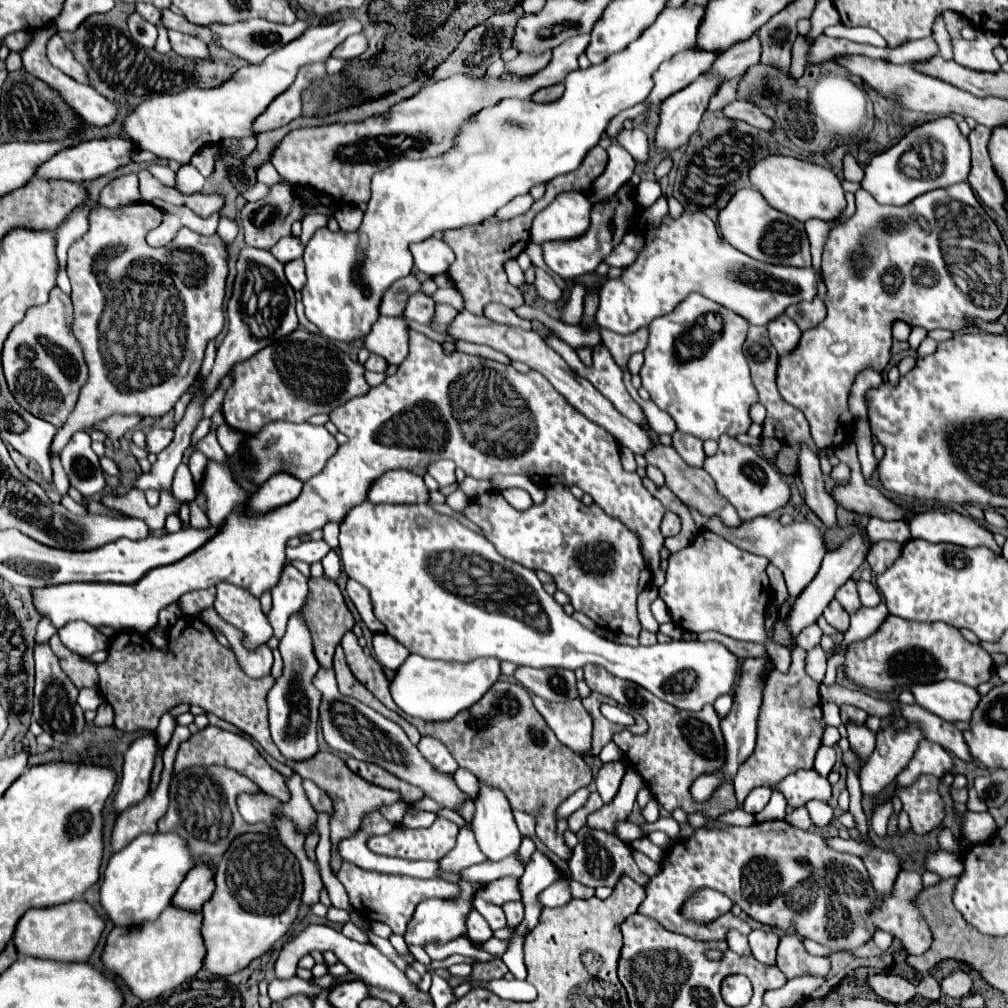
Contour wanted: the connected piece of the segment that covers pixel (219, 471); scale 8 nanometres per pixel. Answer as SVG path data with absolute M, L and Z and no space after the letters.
M211 461L207 465L203 491L207 495L207 517L211 523L225 521L235 503L247 499L247 493L239 487L233 473L217 461Z

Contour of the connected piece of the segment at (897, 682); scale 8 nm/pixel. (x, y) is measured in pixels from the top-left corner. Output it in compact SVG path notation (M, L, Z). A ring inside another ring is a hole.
M889 615L877 633L847 647L845 673L855 683L875 691L943 679L977 687L995 675L995 665L985 649L965 641L959 629L947 623L917 623Z

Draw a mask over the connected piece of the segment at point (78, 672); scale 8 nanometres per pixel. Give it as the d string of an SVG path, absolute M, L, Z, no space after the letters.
M53 635L49 639L49 643L51 643L51 649L55 651L61 667L63 667L63 673L67 673L71 677L71 681L73 681L74 685L77 685L78 689L97 685L99 677L97 677L97 671L95 671L93 663L85 663L85 661L81 661L81 657L77 653L71 653L59 641L59 635Z

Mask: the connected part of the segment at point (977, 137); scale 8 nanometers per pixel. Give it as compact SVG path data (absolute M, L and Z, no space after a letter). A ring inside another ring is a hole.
M977 125L969 133L971 143L971 173L969 173L969 185L975 191L975 195L981 199L983 207L993 209L997 215L1005 217L1003 205L1005 205L1005 191L1003 185L991 167L991 159L987 153L987 141L989 141L991 129Z

